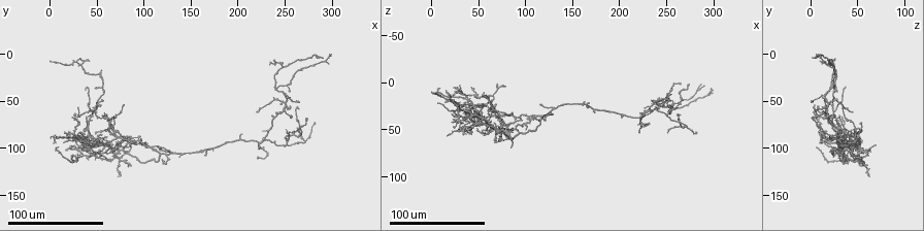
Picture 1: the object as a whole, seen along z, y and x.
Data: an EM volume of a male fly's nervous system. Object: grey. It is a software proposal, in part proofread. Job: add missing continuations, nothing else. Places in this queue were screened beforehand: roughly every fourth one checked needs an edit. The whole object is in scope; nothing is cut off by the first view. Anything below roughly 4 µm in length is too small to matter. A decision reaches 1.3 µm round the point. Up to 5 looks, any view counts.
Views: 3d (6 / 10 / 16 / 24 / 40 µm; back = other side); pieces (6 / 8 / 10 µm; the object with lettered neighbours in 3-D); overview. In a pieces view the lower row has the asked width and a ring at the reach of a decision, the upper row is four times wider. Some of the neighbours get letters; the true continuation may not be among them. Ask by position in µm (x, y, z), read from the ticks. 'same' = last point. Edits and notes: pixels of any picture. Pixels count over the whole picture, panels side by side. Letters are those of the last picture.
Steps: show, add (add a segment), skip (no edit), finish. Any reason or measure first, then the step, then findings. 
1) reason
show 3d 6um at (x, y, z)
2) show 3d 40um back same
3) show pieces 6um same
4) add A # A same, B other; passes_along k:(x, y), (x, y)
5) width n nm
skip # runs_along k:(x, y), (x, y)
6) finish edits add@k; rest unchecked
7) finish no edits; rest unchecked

free end
show 3d 24um at (206, 86, 36)

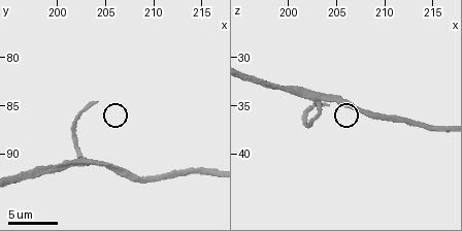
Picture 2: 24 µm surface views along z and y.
show pieces 6um at (204.0, 84.4, 34.8)

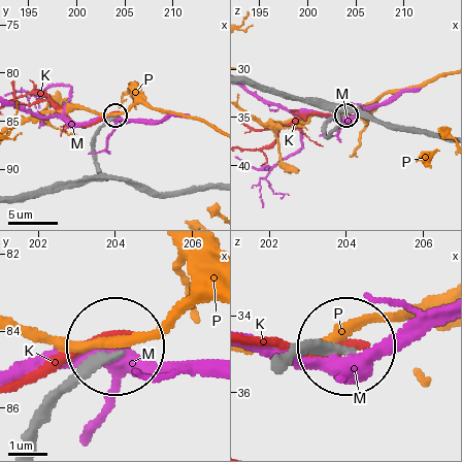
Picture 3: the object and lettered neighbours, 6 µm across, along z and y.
skip # K other, M other, P other; no lettered segment goes on from it

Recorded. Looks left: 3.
thick end
show 3d 40um at (220, 60, 44)

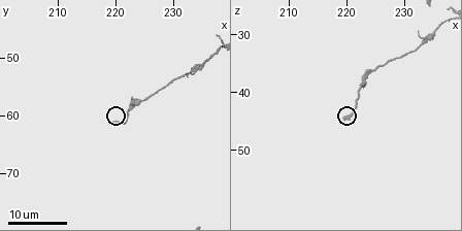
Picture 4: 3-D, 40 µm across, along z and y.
show pieces 6um at (219.5, 61.5, 45.0)

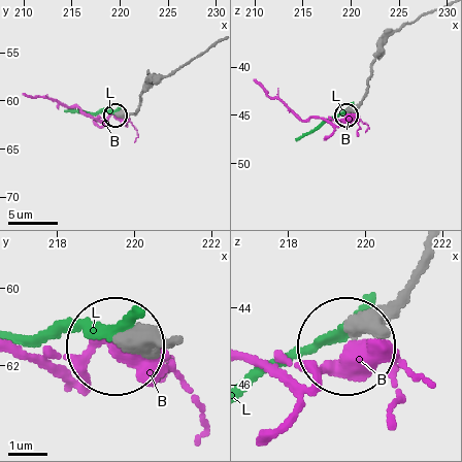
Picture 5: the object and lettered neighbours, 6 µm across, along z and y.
width 480 nm
skip # B other, L other; runs_along 5:(424, 250), (410, 279), (355, 335); no lettered segment goes on from it

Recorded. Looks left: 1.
finish no edits; rest unchecked

